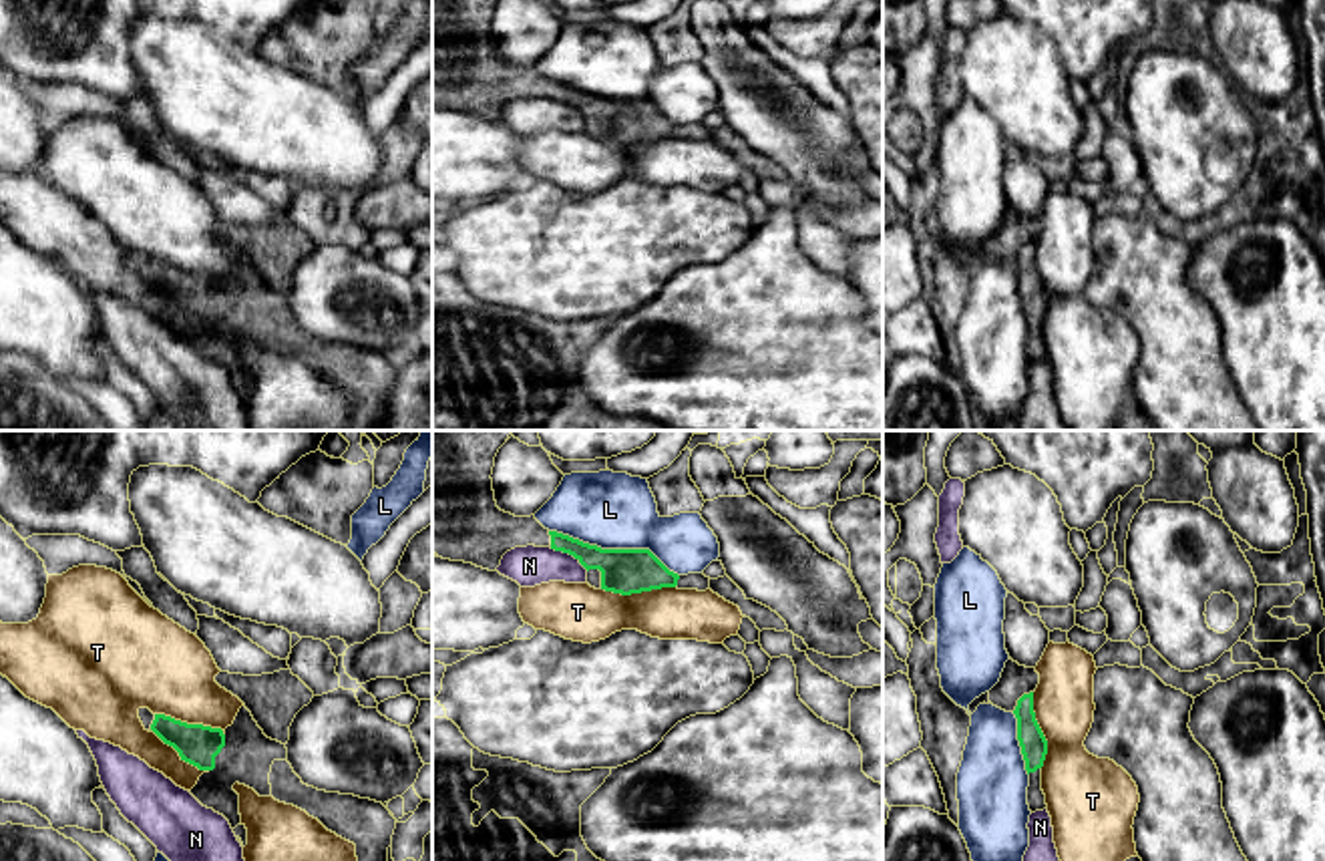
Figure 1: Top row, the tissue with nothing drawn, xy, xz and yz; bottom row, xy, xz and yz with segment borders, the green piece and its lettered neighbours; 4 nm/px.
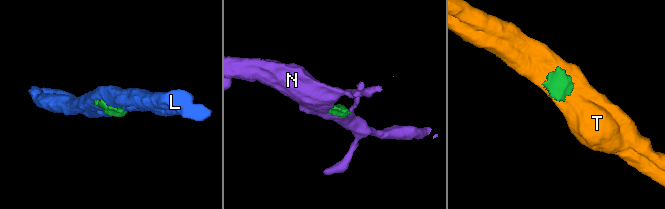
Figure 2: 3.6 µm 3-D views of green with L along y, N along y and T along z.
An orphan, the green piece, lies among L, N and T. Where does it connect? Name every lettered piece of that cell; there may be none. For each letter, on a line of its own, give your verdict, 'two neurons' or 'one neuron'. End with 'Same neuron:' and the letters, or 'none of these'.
L: two neurons
N: two neurons
T: two neurons
Same neuron: none of these

